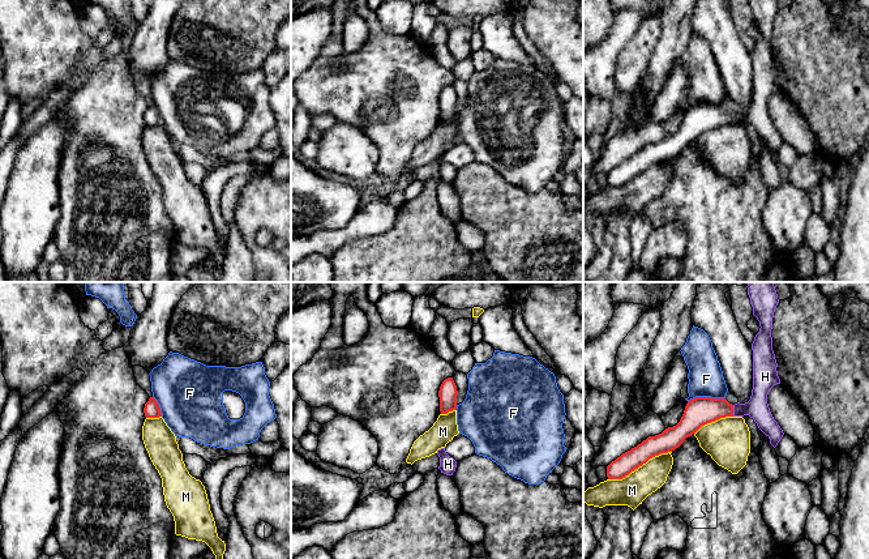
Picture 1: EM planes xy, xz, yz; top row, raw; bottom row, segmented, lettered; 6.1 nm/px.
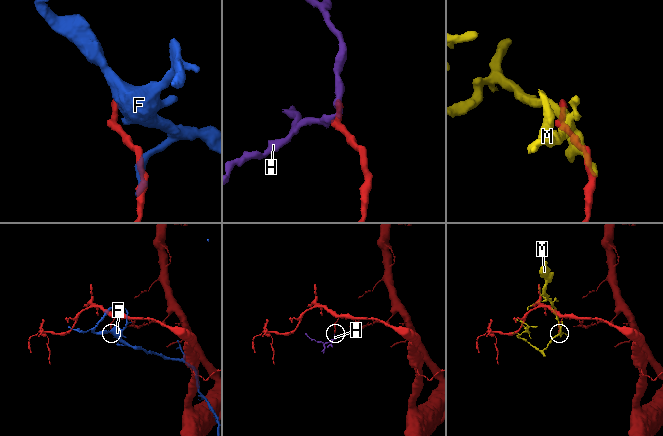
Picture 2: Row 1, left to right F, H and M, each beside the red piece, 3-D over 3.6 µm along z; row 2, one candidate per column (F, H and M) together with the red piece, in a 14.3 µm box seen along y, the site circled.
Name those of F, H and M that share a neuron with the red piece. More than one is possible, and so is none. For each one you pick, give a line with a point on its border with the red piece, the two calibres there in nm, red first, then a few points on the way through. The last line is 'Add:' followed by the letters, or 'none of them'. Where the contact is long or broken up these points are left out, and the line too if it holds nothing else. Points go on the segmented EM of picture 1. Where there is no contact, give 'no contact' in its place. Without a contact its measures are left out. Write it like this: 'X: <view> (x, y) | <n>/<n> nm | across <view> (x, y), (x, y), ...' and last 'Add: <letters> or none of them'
H: yz (732, 410) | 180/140 nm | across yz (698, 412), (732, 410), (757, 408)
Add: H

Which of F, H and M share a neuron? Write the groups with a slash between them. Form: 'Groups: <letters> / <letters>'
Groups: F / H / M

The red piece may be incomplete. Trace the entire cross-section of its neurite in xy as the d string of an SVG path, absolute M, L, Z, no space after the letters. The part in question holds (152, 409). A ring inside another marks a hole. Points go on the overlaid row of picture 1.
M150 397L145 404L144 413L146 418L159 418L162 417L159 404L154 397Z

